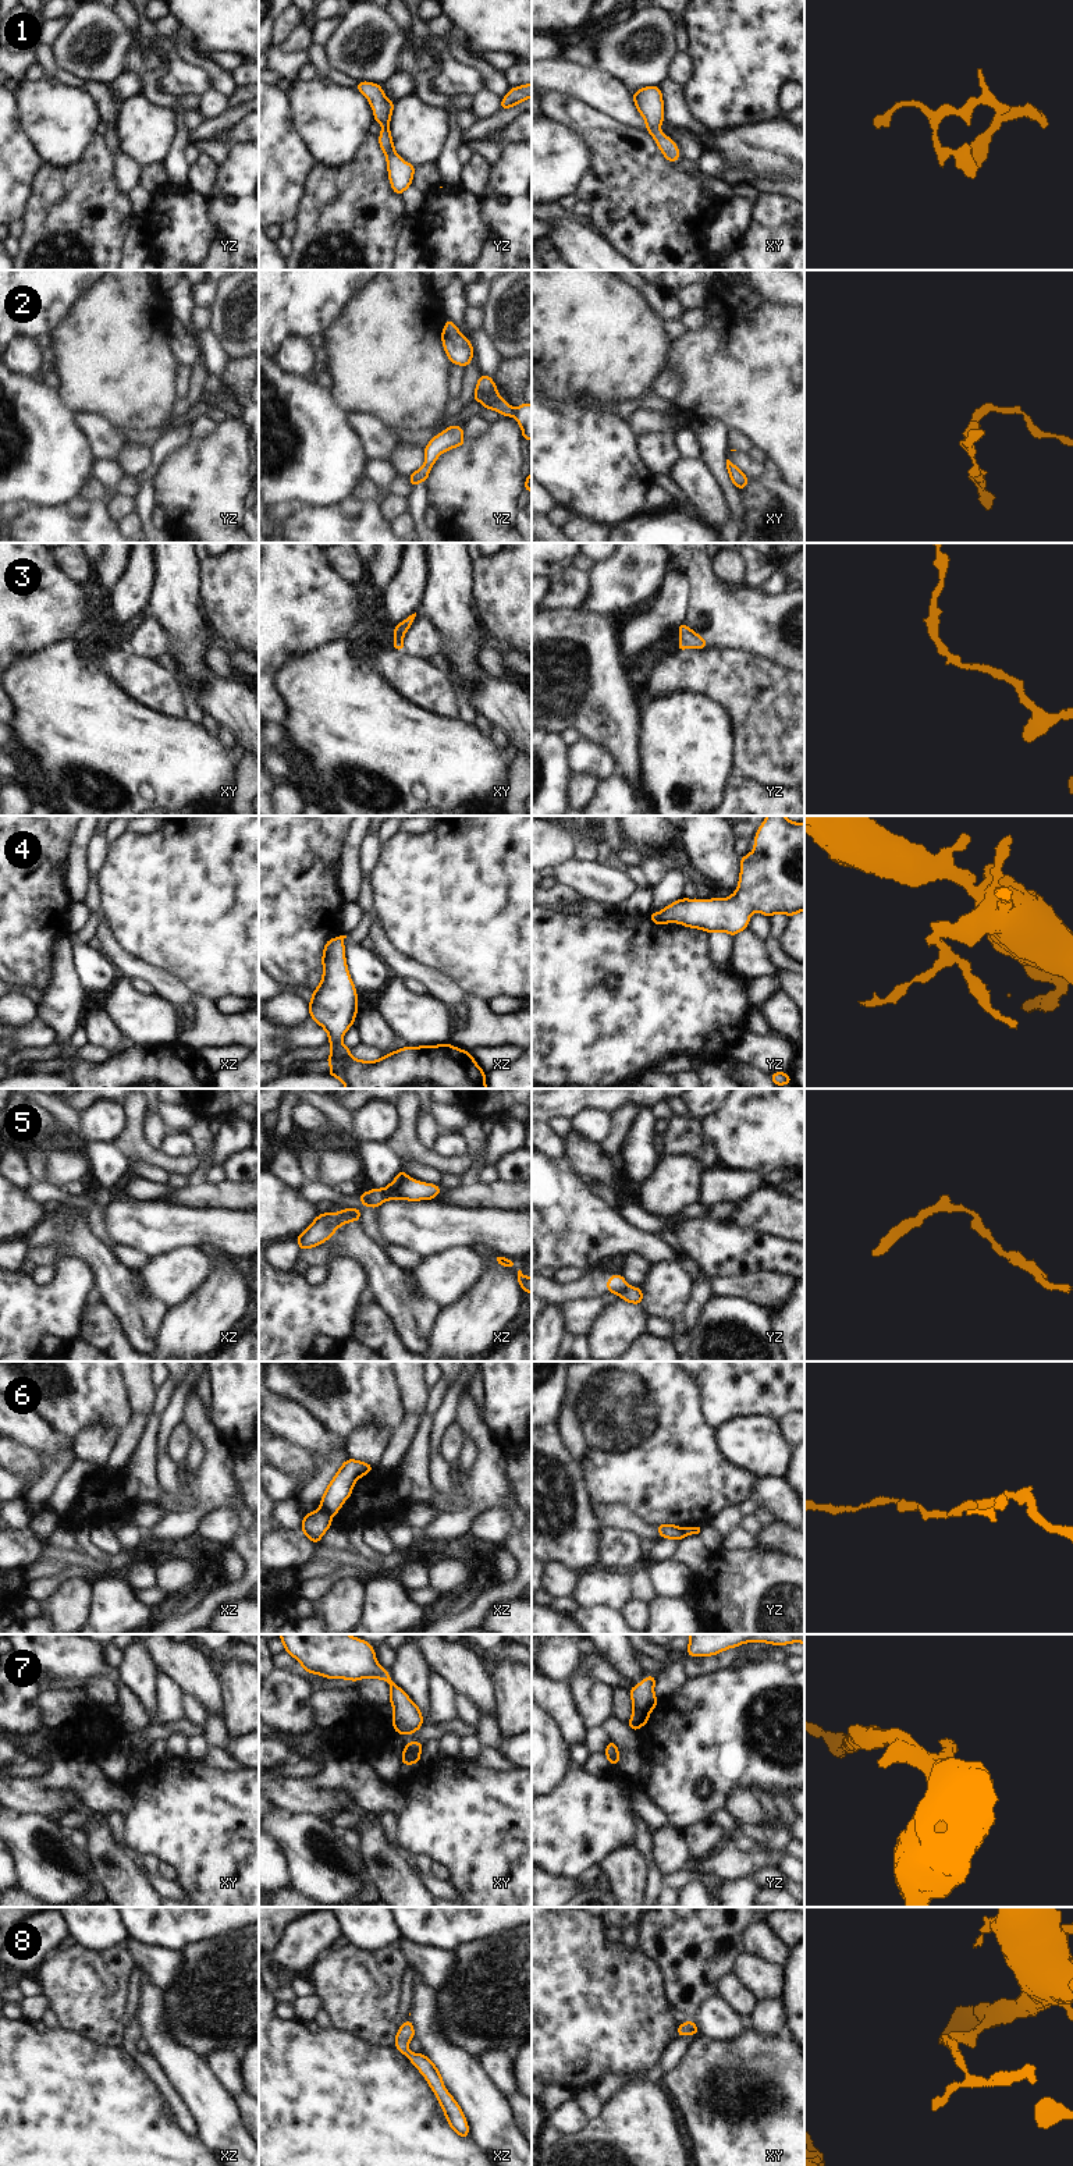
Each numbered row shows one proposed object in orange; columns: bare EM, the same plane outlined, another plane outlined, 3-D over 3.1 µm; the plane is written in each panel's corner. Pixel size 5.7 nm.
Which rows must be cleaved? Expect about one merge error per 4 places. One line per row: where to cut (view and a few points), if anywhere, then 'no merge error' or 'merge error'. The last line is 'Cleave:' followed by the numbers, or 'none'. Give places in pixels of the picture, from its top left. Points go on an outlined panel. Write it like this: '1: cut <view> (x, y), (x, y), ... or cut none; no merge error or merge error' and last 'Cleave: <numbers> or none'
1: cut none; no merge error
2: cut none; no merge error
3: cut none; no merge error
4: cut yz (657, 913), (664, 923); merge error
5: cut xz (407, 1176), (398, 1185), (398, 1197); merge error
6: cut xz (322, 1509), (330, 1516); merge error
7: cut none; no merge error
8: cut none; no merge error
Cleave: 4, 5, 6

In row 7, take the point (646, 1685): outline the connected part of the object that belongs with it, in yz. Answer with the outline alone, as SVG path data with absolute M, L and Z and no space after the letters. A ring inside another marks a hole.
M649 1675L637 1686L633 1686L629 1690L633 1714L626 1725L635 1732L649 1723L649 1715L657 1707L657 1697L653 1691L655 1680L655 1676Z

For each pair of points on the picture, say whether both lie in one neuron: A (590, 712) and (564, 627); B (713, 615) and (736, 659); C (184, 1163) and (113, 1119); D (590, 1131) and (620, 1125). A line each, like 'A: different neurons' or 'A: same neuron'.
A: same neuron
B: different neurons
C: different neurons
D: different neurons

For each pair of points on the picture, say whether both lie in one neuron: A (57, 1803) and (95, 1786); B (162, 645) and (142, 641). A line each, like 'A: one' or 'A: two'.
A: two
B: one

